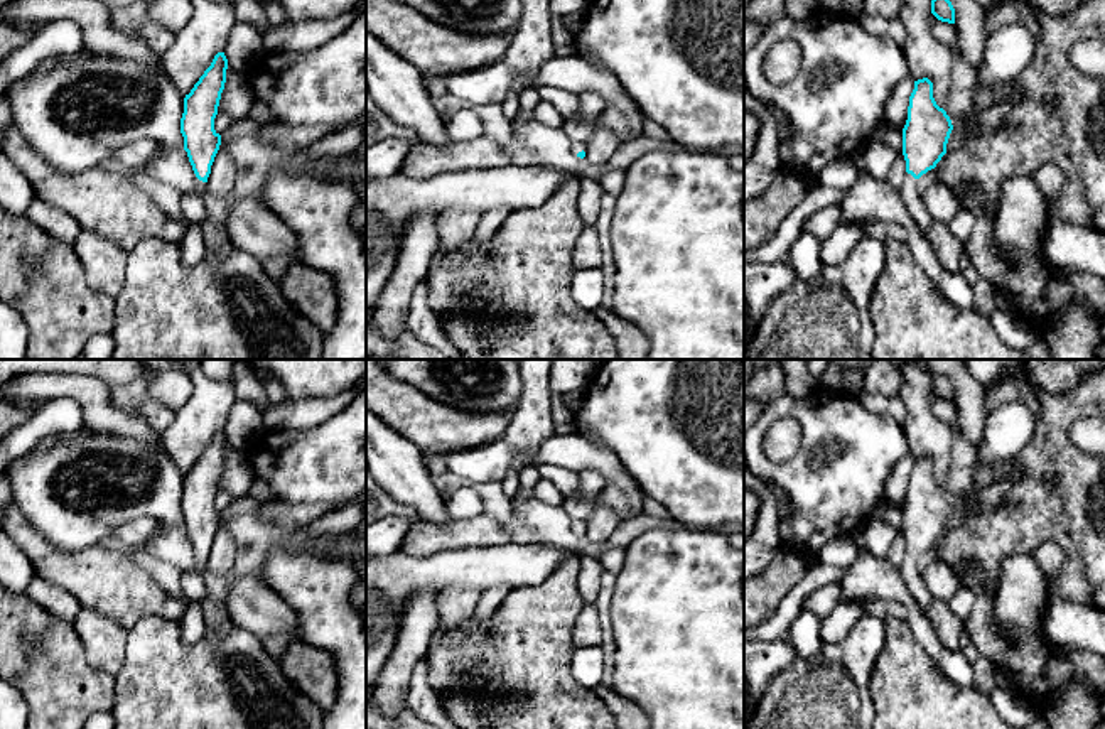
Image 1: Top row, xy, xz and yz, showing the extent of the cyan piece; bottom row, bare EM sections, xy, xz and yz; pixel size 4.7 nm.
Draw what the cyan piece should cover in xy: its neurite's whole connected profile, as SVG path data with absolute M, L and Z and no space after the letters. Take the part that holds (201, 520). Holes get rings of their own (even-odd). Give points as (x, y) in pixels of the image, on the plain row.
M218 430L189 472L184 476L181 511L197 565L181 577L181 587L189 602L197 602L204 614L206 636L211 643L223 643L233 623L226 611L209 596L204 582L204 569L211 543L221 523L221 513L214 508L214 496L226 461L228 437Z

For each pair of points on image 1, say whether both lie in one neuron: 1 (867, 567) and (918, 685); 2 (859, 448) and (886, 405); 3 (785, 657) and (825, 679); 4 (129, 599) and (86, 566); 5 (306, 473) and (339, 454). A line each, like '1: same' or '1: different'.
1: different
2: different
3: different
4: same
5: same

